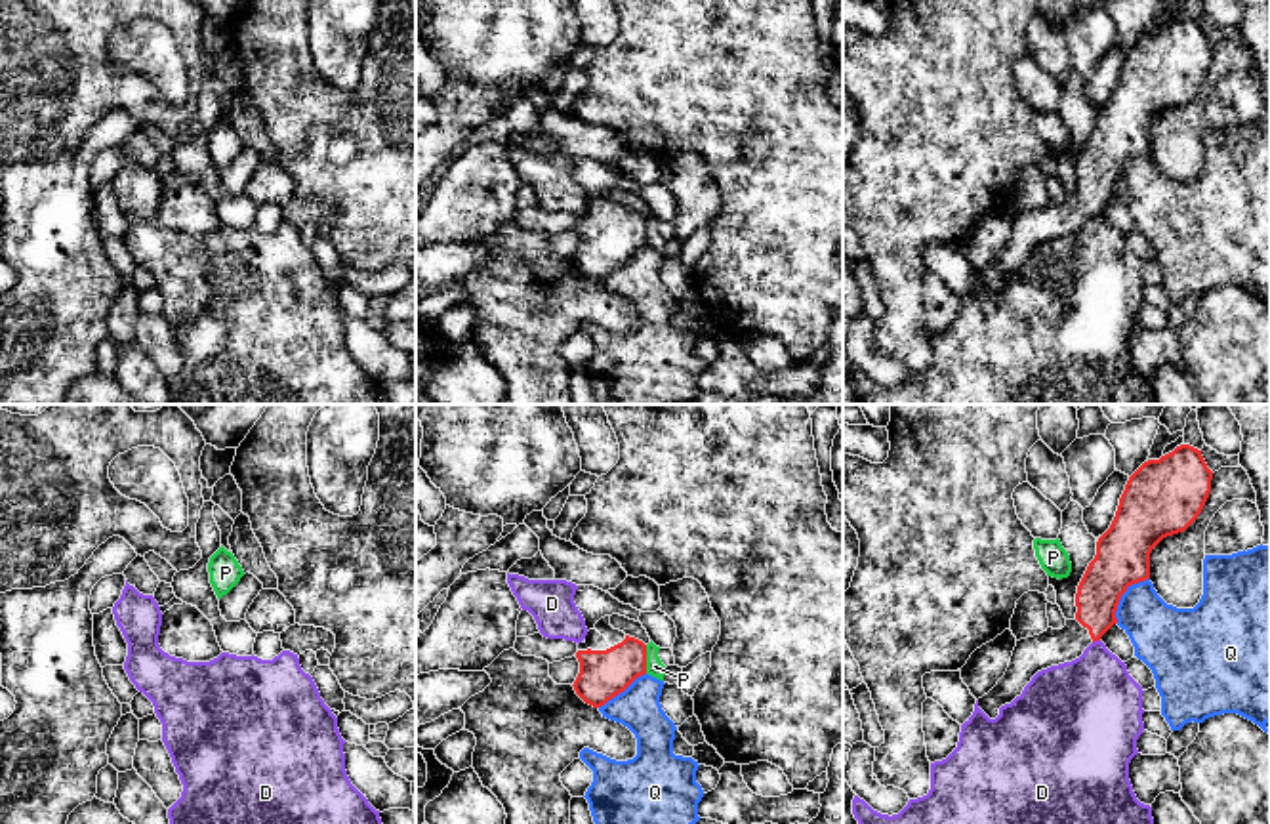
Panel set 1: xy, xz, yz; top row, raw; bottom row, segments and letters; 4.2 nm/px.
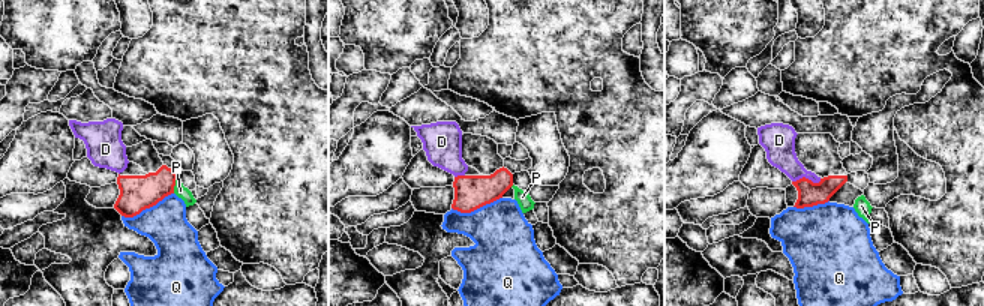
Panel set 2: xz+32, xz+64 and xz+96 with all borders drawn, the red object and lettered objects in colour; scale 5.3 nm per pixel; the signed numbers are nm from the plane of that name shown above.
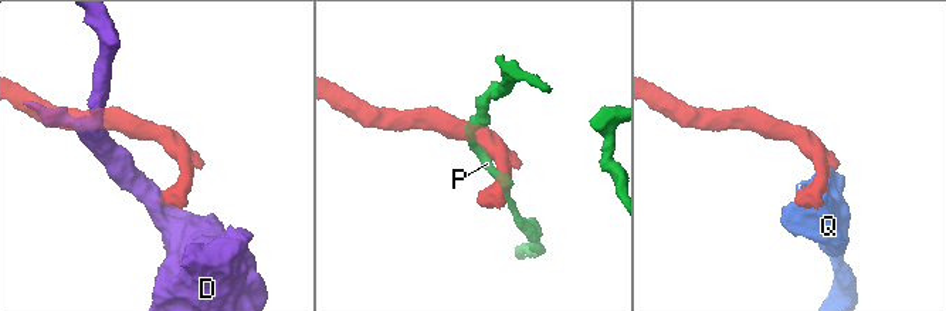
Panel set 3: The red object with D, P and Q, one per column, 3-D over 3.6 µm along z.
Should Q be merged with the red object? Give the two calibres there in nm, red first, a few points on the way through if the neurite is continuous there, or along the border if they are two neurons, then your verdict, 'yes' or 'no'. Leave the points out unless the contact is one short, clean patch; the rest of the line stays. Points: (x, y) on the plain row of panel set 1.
220 nm thick on the red side, 260 nm on the other; no

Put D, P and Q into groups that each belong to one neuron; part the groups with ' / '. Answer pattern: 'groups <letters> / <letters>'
groups D / P / Q

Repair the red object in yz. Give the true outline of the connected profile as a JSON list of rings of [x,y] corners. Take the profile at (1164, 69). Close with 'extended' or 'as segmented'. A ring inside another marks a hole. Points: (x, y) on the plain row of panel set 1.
[[[1180,17],[1159,32],[1144,34],[1127,53],[1110,101],[1096,114],[1096,128],[1089,135],[1075,166],[1075,191],[1062,202],[1047,200],[1043,206],[1016,214],[1009,240],[997,258],[978,271],[978,280],[990,290],[1022,267],[1032,250],[1051,238],[1072,235],[1117,196],[1116,183],[1129,158],[1150,151],[1150,126],[1167,109],[1184,105],[1201,86],[1211,65],[1213,44],[1201,23]]]; extended

